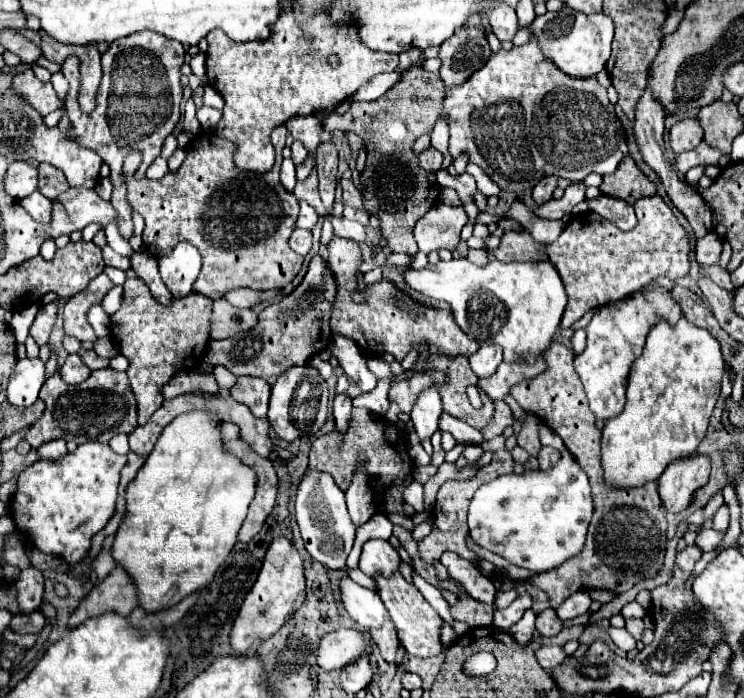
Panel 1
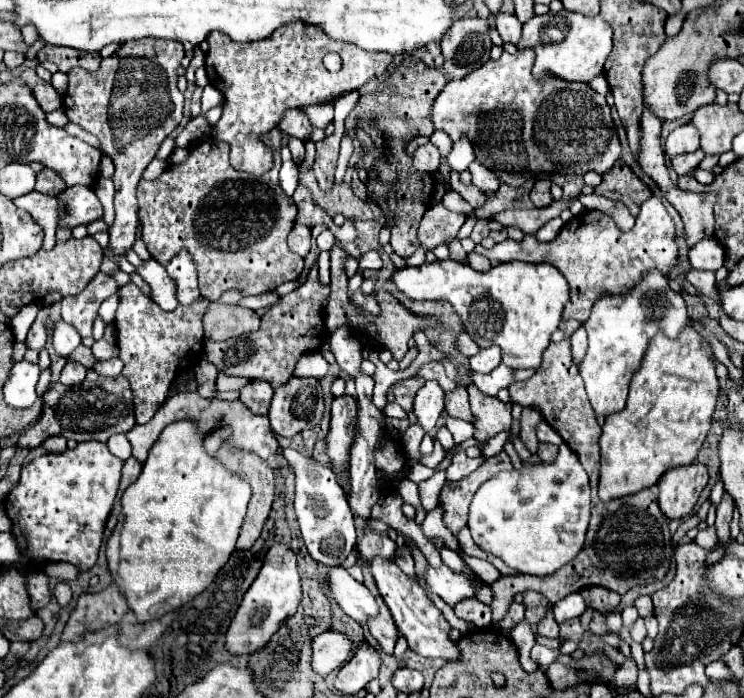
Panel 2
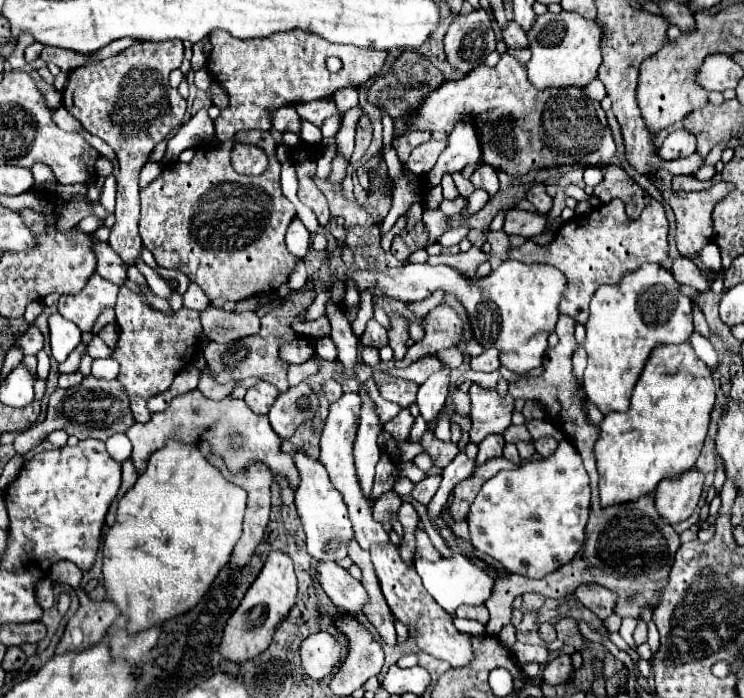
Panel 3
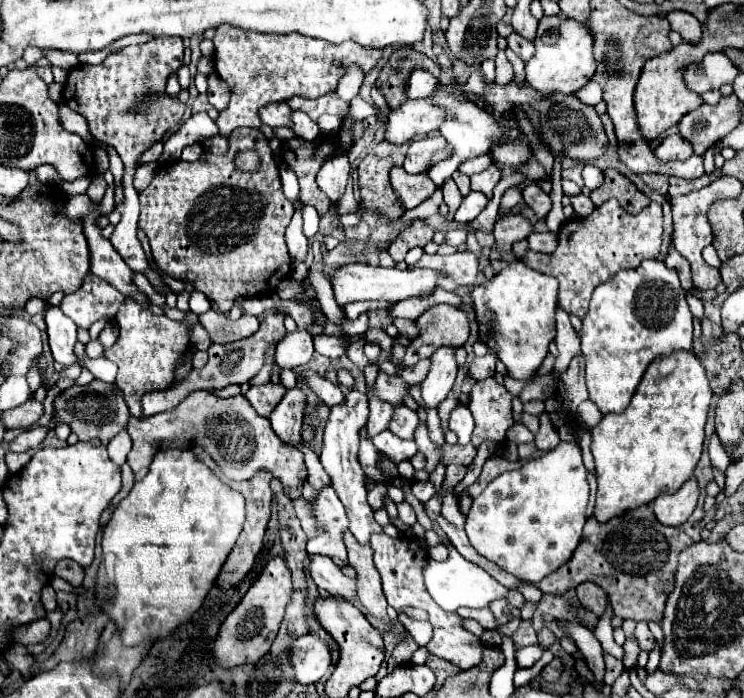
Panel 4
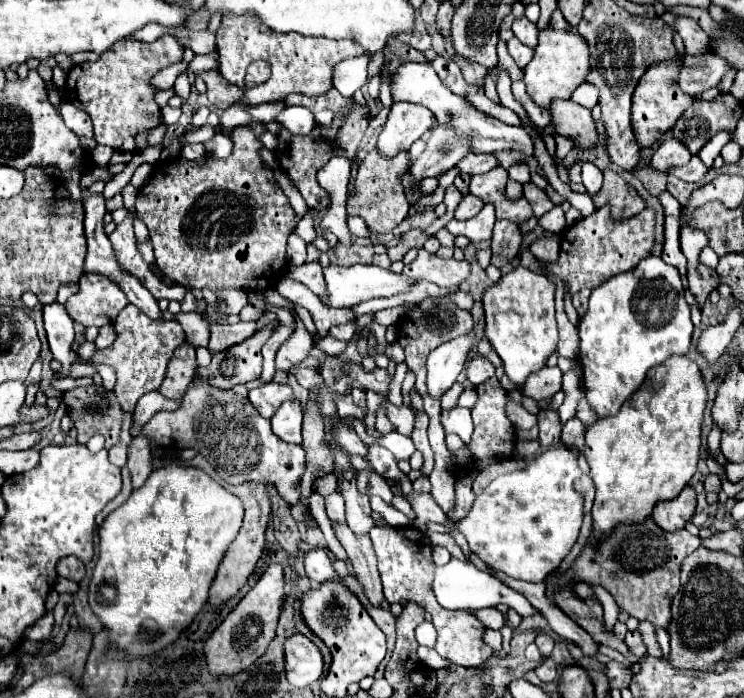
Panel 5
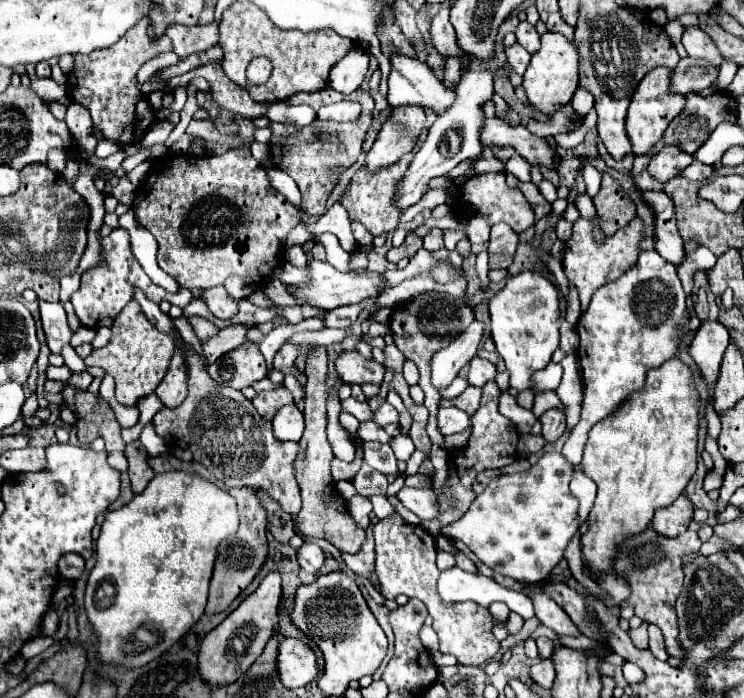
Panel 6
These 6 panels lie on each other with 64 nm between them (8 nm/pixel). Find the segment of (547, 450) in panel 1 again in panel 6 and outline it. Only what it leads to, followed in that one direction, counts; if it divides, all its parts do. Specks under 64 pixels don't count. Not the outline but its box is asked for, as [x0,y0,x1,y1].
[540,408,566,442]

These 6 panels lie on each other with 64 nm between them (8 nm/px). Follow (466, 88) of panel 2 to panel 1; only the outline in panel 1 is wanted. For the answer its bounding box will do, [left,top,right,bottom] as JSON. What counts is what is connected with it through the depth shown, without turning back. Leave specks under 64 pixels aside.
[440,38,628,192]

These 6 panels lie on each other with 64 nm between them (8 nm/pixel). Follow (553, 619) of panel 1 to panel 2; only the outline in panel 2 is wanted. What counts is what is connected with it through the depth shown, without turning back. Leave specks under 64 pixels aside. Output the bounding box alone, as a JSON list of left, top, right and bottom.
[538,612,558,638]

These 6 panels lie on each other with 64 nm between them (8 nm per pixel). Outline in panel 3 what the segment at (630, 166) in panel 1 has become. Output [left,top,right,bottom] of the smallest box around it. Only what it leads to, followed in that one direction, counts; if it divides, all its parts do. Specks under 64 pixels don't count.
[594,166,650,218]

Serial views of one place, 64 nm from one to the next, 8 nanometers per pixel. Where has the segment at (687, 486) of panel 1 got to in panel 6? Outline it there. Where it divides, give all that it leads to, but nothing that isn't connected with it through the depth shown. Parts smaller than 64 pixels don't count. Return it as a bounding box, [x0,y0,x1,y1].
[650,494,692,538]

